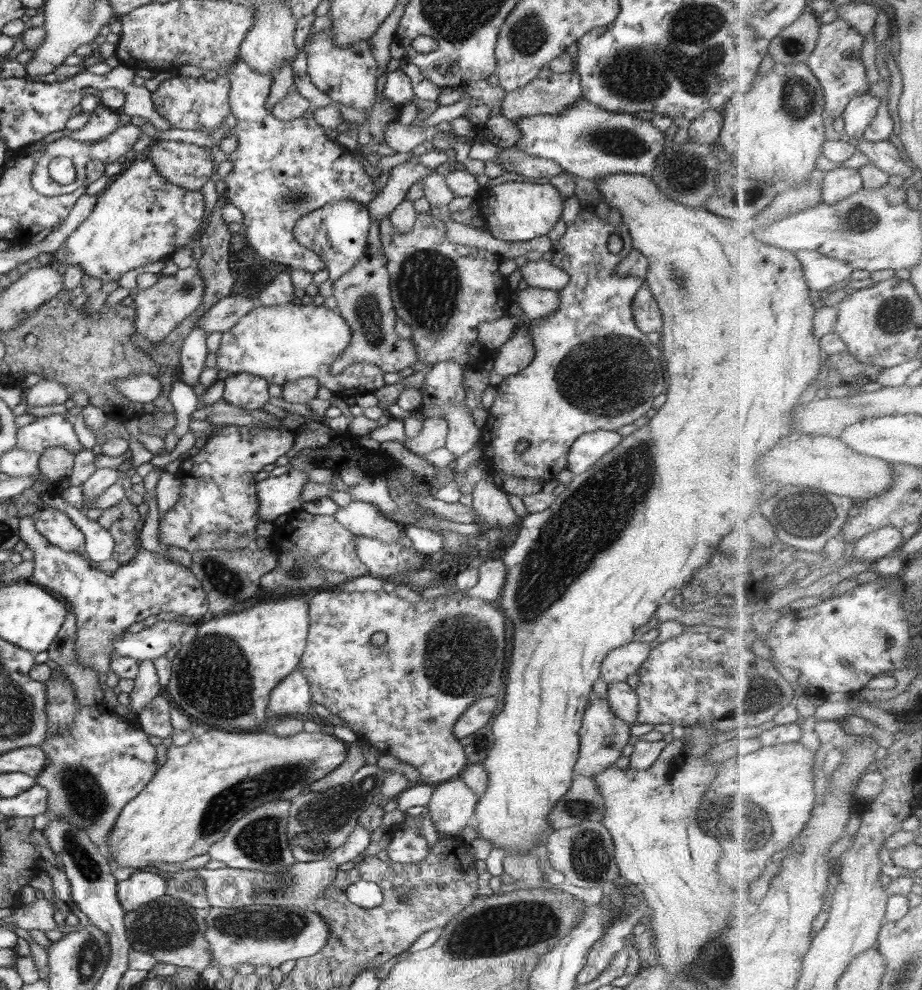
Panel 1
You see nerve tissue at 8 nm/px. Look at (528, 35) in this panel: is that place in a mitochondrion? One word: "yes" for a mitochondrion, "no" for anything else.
yes

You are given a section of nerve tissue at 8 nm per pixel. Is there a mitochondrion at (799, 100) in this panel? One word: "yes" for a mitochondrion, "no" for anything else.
yes

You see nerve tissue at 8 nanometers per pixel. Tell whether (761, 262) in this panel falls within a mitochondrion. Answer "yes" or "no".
no

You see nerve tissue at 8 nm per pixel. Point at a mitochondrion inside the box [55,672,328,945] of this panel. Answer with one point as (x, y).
(228, 804)

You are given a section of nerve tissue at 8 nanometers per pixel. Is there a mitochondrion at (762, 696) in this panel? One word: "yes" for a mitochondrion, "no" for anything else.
yes

